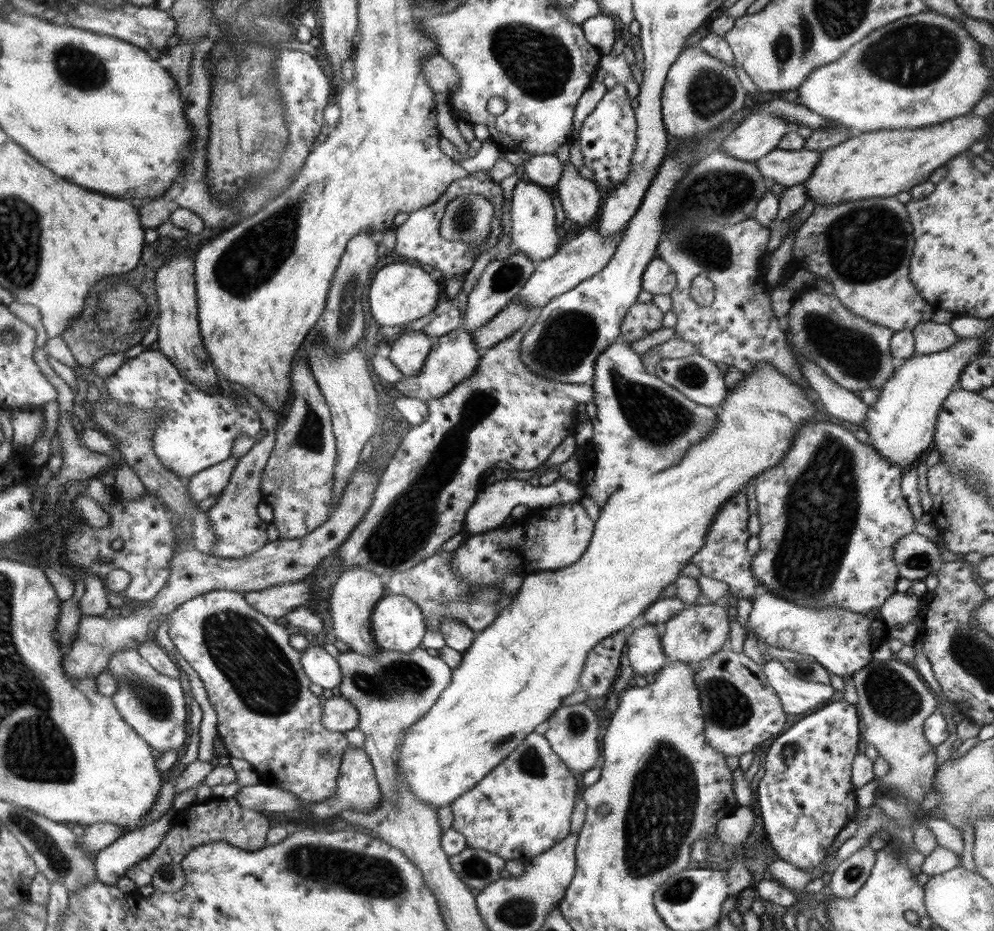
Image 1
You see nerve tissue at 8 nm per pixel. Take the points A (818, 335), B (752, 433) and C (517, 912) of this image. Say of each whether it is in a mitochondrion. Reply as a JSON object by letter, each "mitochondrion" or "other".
{"A":"mitochondrion","B":"other","C":"mitochondrion"}

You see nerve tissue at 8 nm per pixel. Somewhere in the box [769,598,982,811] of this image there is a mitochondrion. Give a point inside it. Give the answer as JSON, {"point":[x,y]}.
{"point":[891,696]}

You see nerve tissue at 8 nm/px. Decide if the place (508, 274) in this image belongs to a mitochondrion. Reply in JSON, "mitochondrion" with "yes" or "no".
{"mitochondrion":"yes"}

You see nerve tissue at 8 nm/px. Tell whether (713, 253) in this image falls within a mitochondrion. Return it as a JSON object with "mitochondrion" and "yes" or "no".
{"mitochondrion":"yes"}

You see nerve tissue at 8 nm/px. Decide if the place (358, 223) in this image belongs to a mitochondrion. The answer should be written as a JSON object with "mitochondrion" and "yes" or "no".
{"mitochondrion":"no"}

